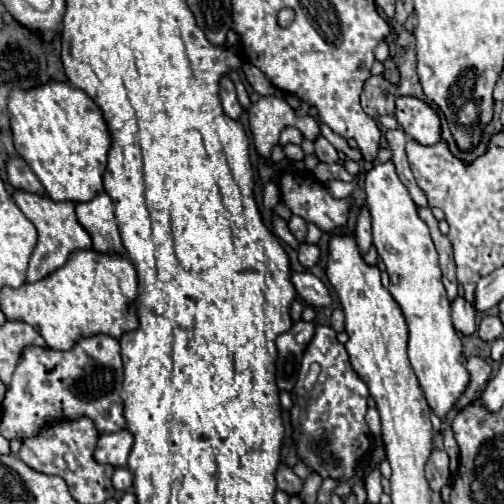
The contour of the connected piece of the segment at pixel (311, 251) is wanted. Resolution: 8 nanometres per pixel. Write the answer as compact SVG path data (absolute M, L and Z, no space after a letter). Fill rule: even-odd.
M305 242L301 244L301 248L299 248L299 260L301 260L301 264L303 264L305 268L315 266L315 264L319 262L319 256L321 256L321 252L319 252L317 246L305 244Z

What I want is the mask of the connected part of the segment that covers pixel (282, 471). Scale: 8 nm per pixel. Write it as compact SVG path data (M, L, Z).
M281 462L281 464L279 464L275 478L277 478L277 488L279 488L279 490L283 490L283 492L287 492L289 496L299 494L301 486L303 486L301 478L299 478L297 474L293 474L293 470L291 470L285 462Z

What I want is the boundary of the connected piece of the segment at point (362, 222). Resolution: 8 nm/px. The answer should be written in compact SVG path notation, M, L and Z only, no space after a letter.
M365 208L363 212L359 212L359 216L357 216L355 240L357 240L359 252L365 256L365 254L367 254L367 250L371 248L371 244L373 244L373 238L371 238L371 216L369 216L367 208Z

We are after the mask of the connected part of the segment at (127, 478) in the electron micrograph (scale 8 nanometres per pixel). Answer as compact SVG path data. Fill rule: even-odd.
M115 468L113 476L111 476L111 482L117 490L131 490L133 486L133 474L127 470L127 468Z

